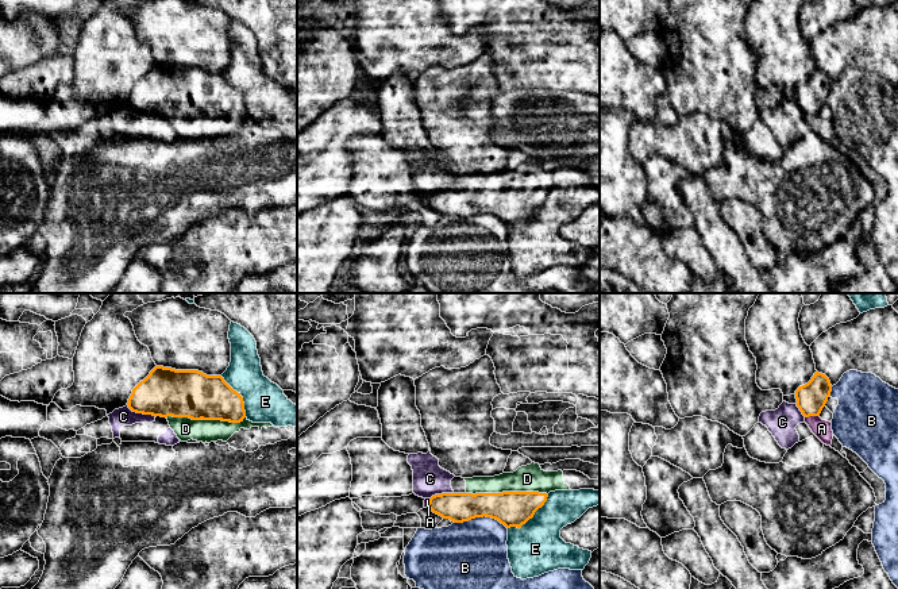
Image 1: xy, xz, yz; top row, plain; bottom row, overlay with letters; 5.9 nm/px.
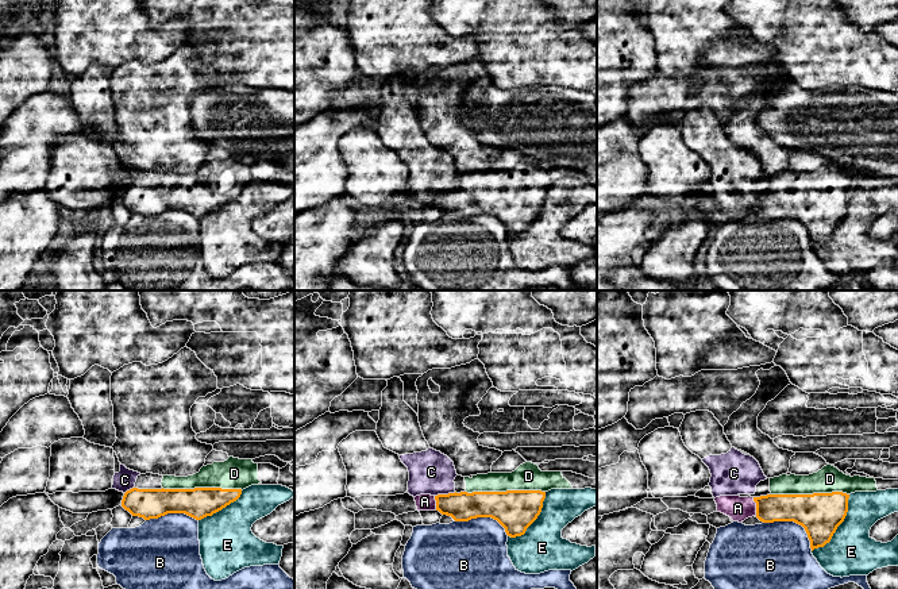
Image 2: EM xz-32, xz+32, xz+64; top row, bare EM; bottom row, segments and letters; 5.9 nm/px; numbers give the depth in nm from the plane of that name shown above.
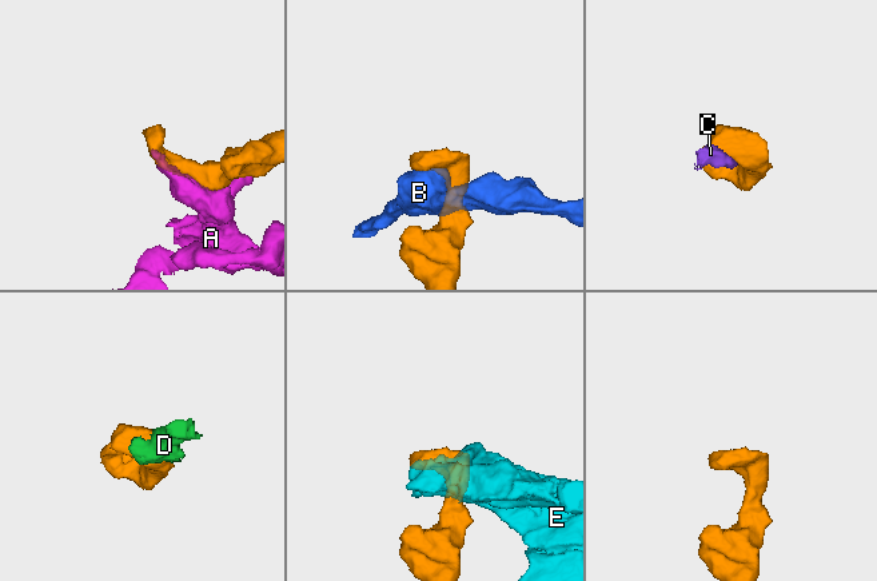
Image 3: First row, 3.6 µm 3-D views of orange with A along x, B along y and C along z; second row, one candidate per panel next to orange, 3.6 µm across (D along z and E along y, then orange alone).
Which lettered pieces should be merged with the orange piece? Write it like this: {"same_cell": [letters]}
{"same_cell": ["D"]}

